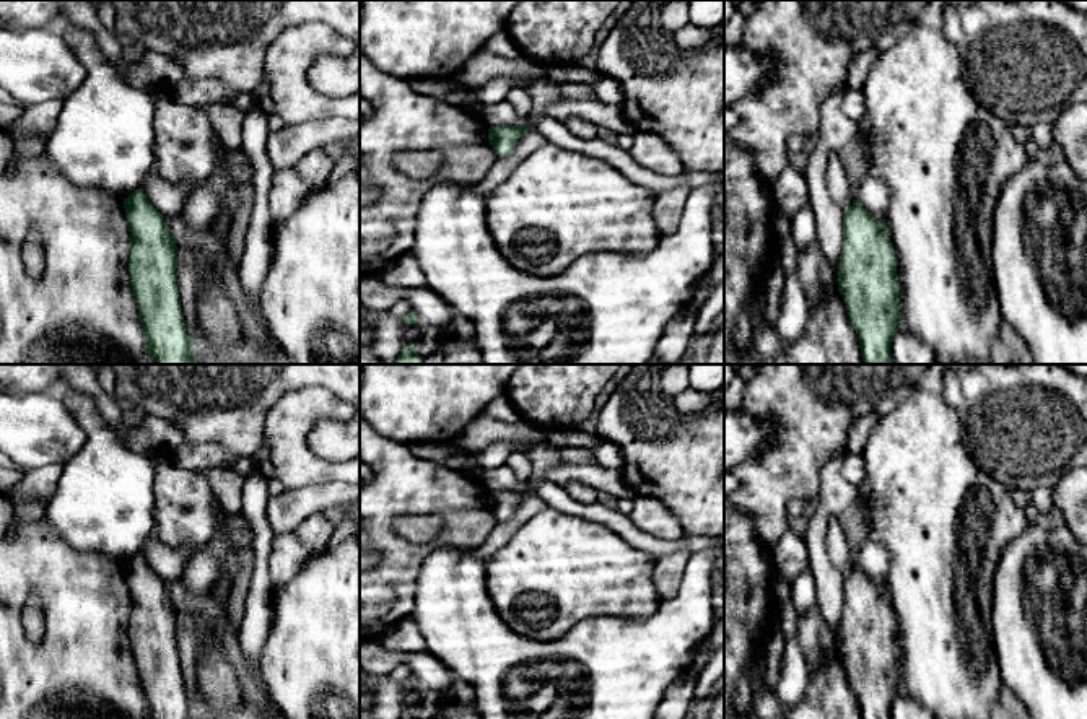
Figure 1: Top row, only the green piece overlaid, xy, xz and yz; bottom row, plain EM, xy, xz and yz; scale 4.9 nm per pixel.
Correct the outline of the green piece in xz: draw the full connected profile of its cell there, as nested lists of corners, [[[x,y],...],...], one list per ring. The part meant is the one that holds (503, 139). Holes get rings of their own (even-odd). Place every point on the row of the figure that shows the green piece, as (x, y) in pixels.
[[[501,125],[488,129],[488,142],[498,156],[508,156],[516,148],[530,125]]]

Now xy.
[[[138,189],[124,198],[130,231],[129,275],[138,320],[153,364],[197,364],[195,345],[186,332],[177,291],[179,247],[164,216]]]

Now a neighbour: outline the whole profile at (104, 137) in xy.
[[[62,23],[59,31],[86,68],[85,81],[63,98],[57,125],[47,140],[44,158],[80,187],[127,198],[138,190],[155,166],[155,101],[151,94],[127,85],[101,52],[94,34]]]

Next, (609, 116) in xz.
[[[558,99],[545,109],[545,114],[565,122],[570,117],[584,117],[586,120],[612,130],[617,135],[635,135],[636,130],[625,119],[620,104],[605,104],[599,99]]]

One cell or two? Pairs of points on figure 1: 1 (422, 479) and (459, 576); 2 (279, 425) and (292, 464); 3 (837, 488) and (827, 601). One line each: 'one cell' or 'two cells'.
1: two cells
2: one cell
3: one cell

